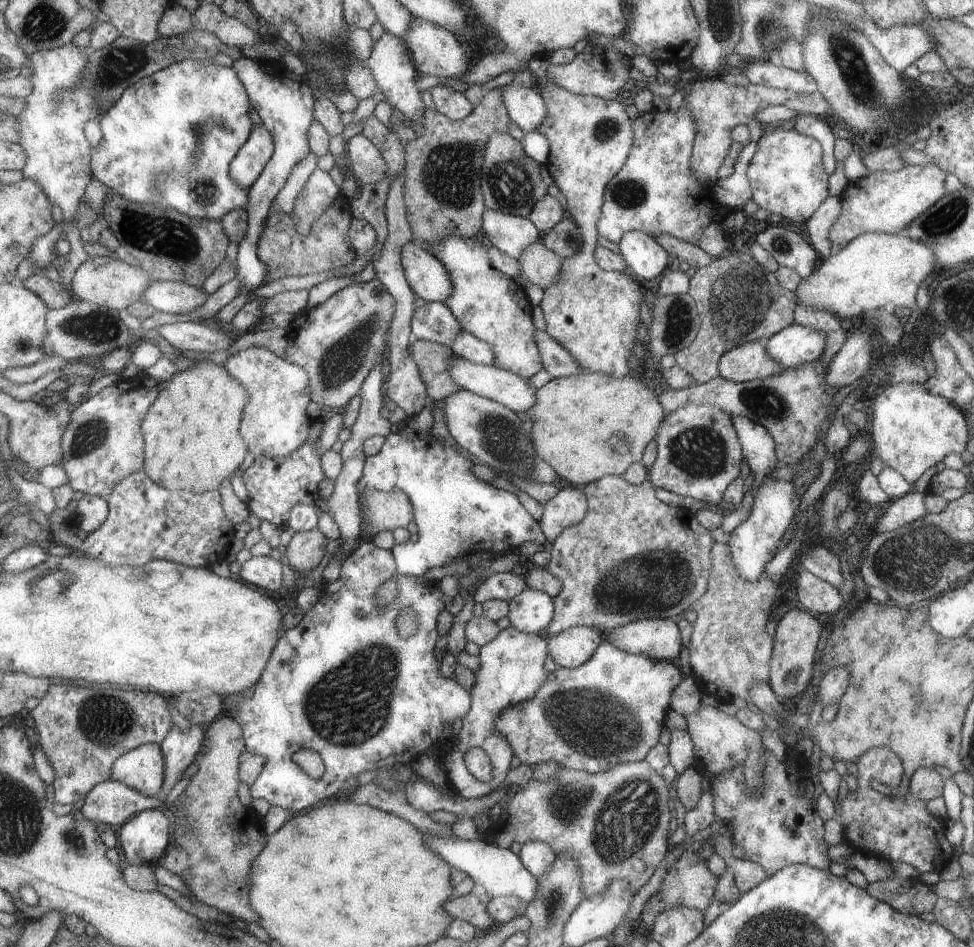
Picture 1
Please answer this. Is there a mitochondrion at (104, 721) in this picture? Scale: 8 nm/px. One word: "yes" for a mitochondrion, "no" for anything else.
yes

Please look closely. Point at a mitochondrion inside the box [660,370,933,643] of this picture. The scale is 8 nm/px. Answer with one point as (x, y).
(700, 451)

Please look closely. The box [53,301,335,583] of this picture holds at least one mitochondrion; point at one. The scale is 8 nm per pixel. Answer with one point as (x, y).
(96, 328)

